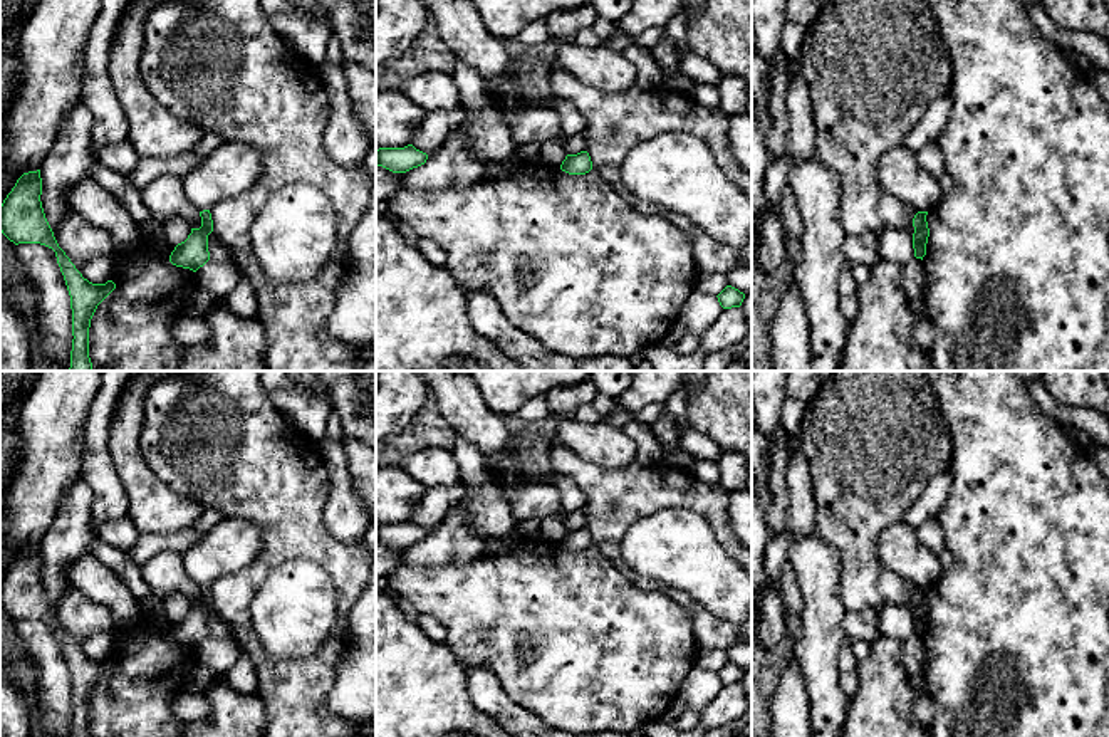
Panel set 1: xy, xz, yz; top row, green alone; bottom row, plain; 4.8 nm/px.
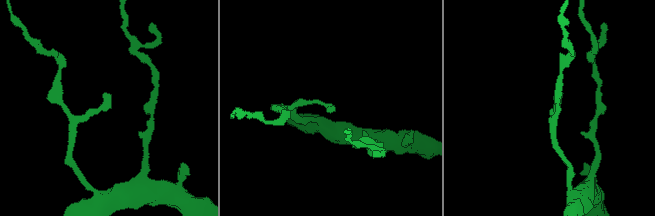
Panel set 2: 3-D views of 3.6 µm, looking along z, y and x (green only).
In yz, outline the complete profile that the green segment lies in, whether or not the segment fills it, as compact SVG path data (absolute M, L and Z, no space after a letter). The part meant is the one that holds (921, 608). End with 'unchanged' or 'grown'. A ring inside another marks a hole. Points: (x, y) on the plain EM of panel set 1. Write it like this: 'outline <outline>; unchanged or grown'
outline M918 588L913 594L913 603L914 603L913 625L914 625L914 633L921 636L926 631L926 619L929 613L926 591L928 588Z; unchanged

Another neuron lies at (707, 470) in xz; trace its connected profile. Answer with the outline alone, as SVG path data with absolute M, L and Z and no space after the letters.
M695 460L693 468L690 470L698 480L705 483L720 483L721 472L716 462L713 460Z

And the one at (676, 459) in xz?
M676 447L664 453L663 463L674 470L690 472L695 465L695 460L696 458L693 458L690 453Z

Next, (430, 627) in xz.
M419 614L414 623L430 640L445 643L446 630L435 618L430 614Z

